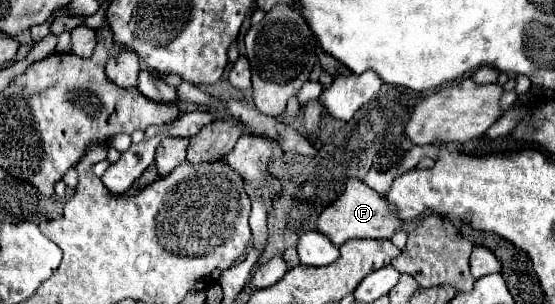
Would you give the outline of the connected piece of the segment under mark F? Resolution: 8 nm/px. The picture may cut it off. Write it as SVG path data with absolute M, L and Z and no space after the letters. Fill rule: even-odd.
M351 178L343 196L319 214L315 230L325 234L335 246L341 246L351 238L391 238L393 232L401 226L403 222L395 218L393 210L387 206L387 202L383 202L383 198L375 190L365 186L361 180Z

